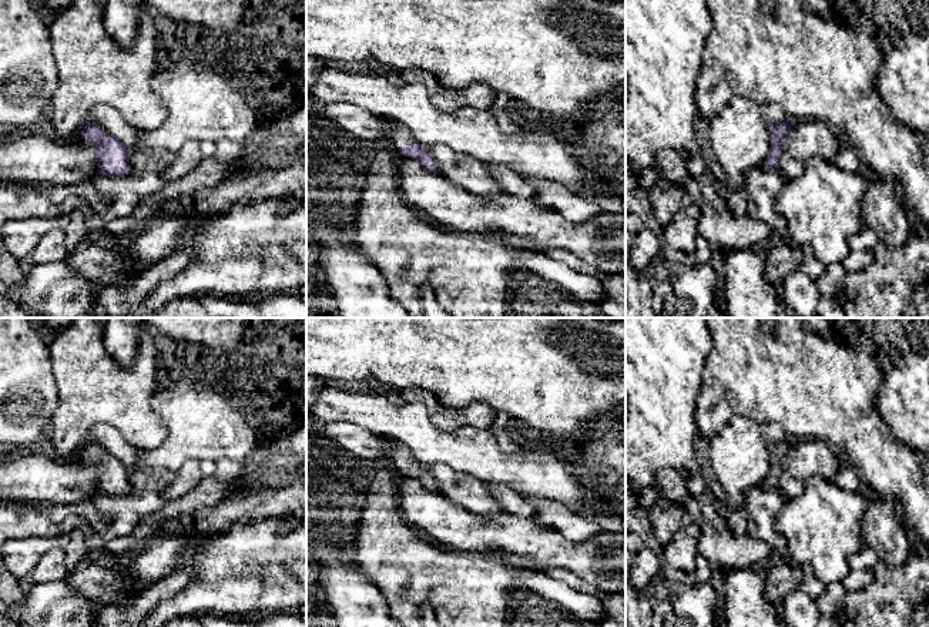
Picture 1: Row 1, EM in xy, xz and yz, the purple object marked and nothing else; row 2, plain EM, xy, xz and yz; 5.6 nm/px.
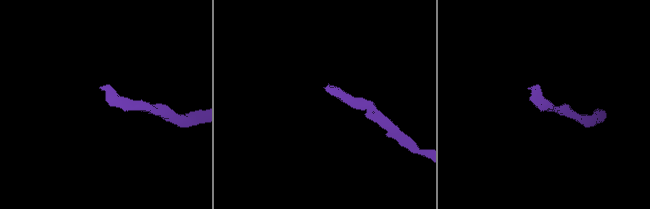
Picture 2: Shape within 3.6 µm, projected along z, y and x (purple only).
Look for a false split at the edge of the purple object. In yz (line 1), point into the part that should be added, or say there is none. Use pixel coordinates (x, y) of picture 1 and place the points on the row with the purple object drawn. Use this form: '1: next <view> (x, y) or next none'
1: next none

